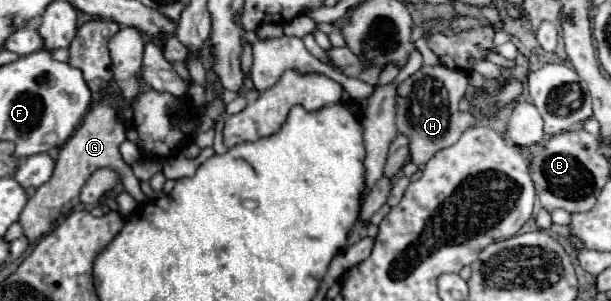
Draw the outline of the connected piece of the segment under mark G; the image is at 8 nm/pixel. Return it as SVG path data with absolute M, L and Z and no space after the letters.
M106 98L98 104L94 104L90 108L90 112L86 114L82 126L60 148L52 178L36 190L36 194L28 200L26 208L20 214L18 222L24 230L24 236L28 238L28 244L34 244L44 234L48 234L50 228L56 224L56 220L60 220L62 216L66 216L70 210L74 210L80 204L80 190L98 168L110 168L110 170L118 172L124 188L128 188L128 192L134 196L134 200L146 202L146 196L140 190L138 178L132 174L132 168L128 164L124 164L124 160L120 156L120 144L124 140L126 140L126 130L122 126L122 122L118 120L118 110L112 106L112 98Z

